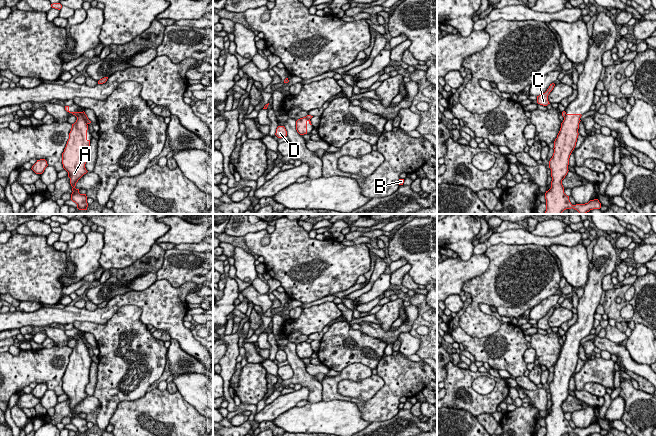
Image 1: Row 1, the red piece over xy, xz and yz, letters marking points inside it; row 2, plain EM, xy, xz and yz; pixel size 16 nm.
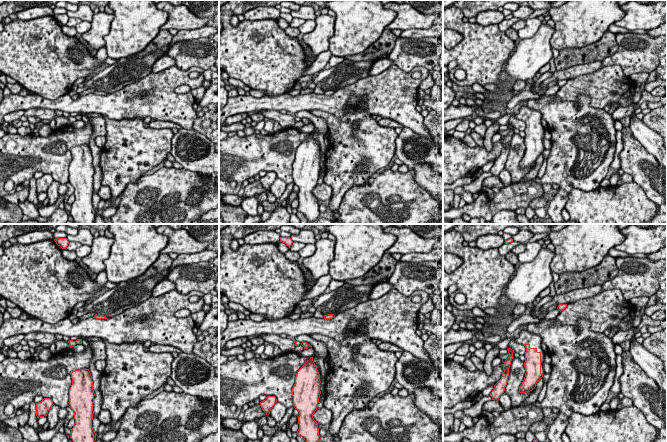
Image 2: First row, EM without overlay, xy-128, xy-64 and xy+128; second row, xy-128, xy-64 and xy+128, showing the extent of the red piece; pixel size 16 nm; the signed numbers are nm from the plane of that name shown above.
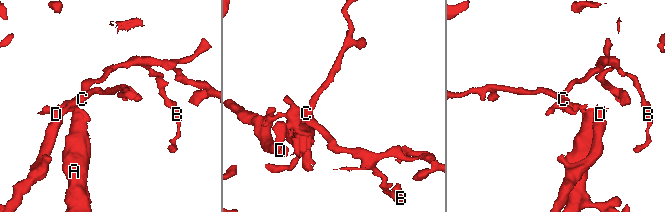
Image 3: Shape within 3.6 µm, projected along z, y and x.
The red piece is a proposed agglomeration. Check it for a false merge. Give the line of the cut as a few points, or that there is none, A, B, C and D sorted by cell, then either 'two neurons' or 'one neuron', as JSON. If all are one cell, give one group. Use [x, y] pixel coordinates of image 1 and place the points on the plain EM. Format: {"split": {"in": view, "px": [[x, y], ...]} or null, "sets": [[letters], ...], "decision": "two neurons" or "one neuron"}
{"split": {"in": "xy", "px": [[77, 336], [81, 338], [87, 347]]}, "sets": [["A", "D"], ["B", "C"]], "decision": "two neurons"}

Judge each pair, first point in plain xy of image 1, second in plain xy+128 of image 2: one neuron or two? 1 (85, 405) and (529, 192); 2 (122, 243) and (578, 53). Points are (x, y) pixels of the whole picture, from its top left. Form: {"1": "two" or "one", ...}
{"1": "one", "2": "two"}

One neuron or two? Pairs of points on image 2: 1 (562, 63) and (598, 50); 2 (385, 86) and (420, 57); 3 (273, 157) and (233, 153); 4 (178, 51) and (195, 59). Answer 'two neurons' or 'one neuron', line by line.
1: one neuron
2: two neurons
3: one neuron
4: one neuron

